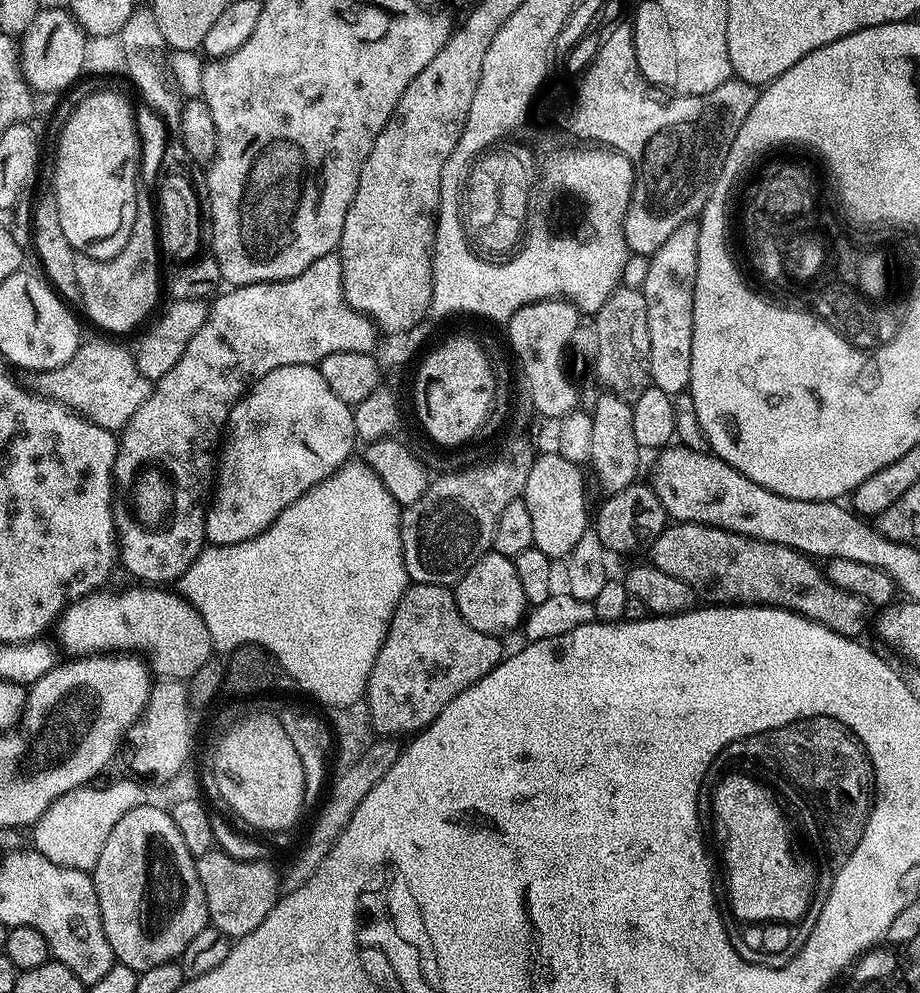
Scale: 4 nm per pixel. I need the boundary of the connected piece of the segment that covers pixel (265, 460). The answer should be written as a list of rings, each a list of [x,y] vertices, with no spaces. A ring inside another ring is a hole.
[[[310,364],[278,366],[257,380],[230,410],[222,447],[218,452],[218,471],[214,476],[216,501],[207,505],[204,534],[209,545],[237,544],[262,534],[302,494],[353,459],[352,447],[358,444],[352,408],[322,378],[319,367]]]

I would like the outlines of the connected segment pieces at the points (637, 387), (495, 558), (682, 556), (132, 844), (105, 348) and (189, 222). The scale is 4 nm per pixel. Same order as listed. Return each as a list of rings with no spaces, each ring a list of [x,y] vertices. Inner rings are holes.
[[[616,288],[596,313],[596,372],[605,387],[611,388],[621,400],[637,400],[652,382],[650,374],[650,326],[646,326],[646,298],[639,288]]]
[[[487,551],[483,556],[466,570],[465,574],[454,585],[458,610],[462,610],[462,618],[474,626],[474,630],[482,630],[482,634],[491,636],[507,637],[507,632],[512,632],[521,627],[522,621],[526,615],[526,609],[529,607],[528,599],[522,594],[522,585],[518,582],[518,570],[514,570],[514,559],[510,556],[503,556],[494,551]]]
[[[672,522],[665,527],[662,534],[658,534],[658,538],[650,546],[651,552],[650,563],[655,568],[686,582],[686,586],[690,586],[690,590],[697,598],[712,606],[786,608],[789,612],[797,612],[799,616],[807,616],[809,620],[817,620],[838,634],[853,638],[859,637],[861,635],[859,632],[868,624],[868,612],[870,613],[868,601],[830,582],[825,569],[813,557],[806,556],[790,546],[766,542],[753,536],[743,536],[709,524]]]
[[[149,802],[123,814],[110,831],[102,847],[96,867],[91,870],[92,885],[98,898],[100,917],[113,957],[119,963],[133,968],[137,974],[150,970],[150,966],[173,963],[190,946],[190,941],[209,927],[208,907],[202,886],[198,882],[196,862],[174,826],[171,811],[155,808]]]
[[[111,339],[92,340],[81,343],[80,348],[61,368],[55,368],[49,372],[39,373],[39,391],[43,395],[51,396],[59,404],[65,404],[67,408],[87,416],[98,426],[107,428],[109,432],[119,433],[134,418],[138,406],[148,400],[148,395],[152,393],[154,384],[142,374],[142,370],[136,365],[136,357],[131,351],[128,352],[120,344],[111,344]]]
[[[183,142],[168,144],[156,168],[154,204],[158,209],[158,235],[163,259],[177,260],[177,265],[202,257],[212,243],[212,219],[208,205],[208,181],[201,165],[194,162],[190,150]]]

